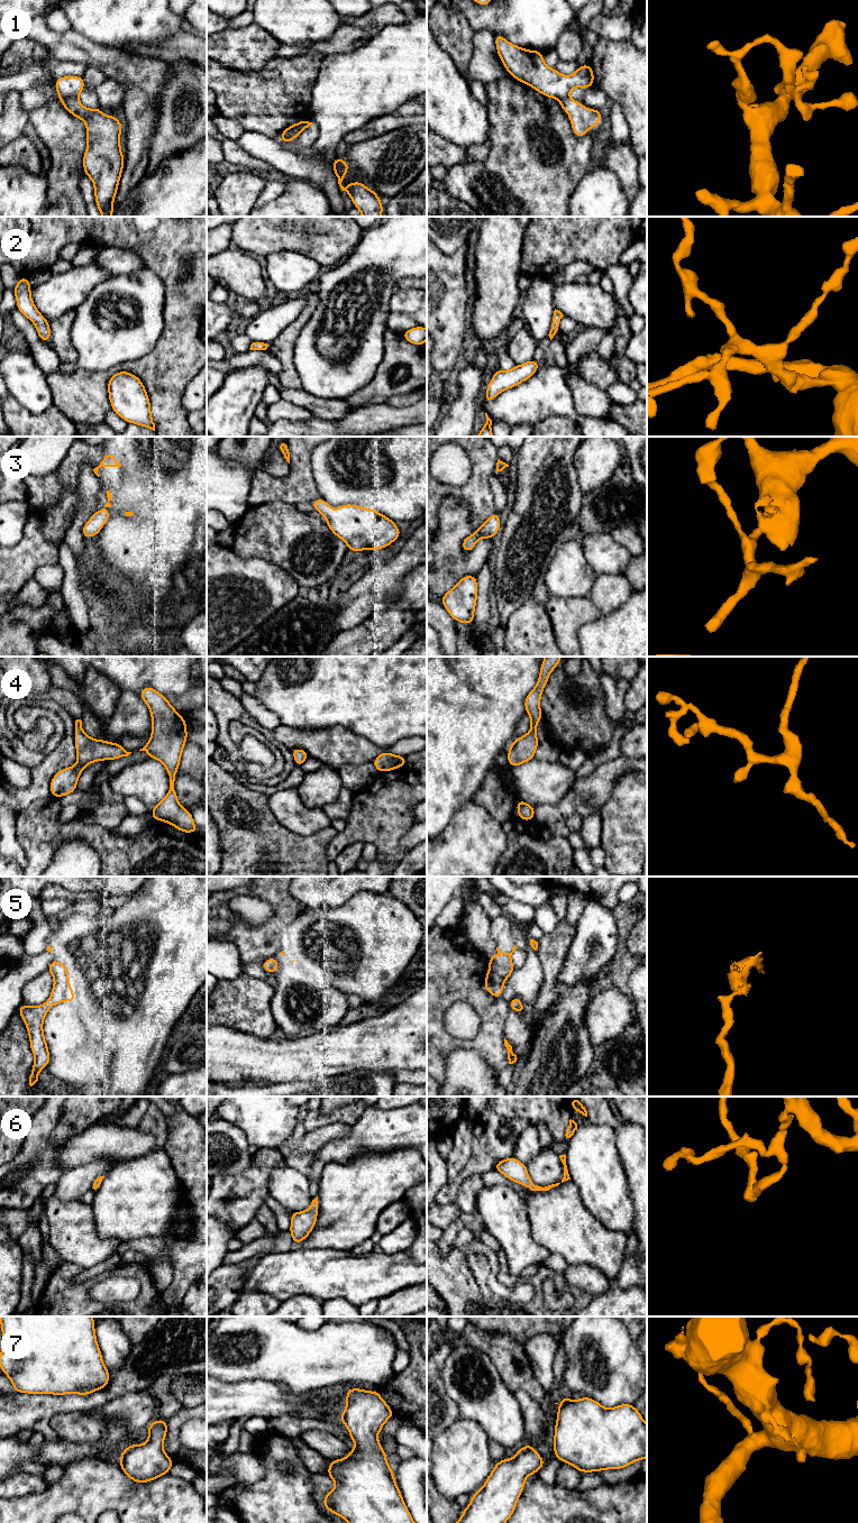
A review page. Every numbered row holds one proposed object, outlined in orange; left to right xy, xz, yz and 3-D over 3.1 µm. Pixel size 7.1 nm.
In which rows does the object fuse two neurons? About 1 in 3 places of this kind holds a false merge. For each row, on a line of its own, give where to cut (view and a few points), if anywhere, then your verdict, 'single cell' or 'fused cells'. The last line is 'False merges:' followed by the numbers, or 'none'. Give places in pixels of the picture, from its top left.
1: xy (60, 97), (75, 98) | fused cells
2: no cut | single cell
3: no cut | single cell
4: no cut | single cell
5: no cut | single cell
6: no cut | single cell
7: no cut | single cell
False merges: 1

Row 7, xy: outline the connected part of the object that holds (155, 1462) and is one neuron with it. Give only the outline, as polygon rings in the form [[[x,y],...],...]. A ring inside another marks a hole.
[[[155,1420],[148,1428],[148,1441],[130,1444],[120,1455],[122,1471],[138,1484],[148,1483],[168,1474],[173,1460],[165,1453],[163,1442],[167,1434],[167,1422]]]

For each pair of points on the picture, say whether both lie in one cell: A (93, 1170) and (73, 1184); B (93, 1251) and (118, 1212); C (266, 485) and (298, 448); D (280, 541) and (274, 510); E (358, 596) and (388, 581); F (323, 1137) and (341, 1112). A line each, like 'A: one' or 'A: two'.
A: one
B: two
C: one
D: one
E: one
F: two

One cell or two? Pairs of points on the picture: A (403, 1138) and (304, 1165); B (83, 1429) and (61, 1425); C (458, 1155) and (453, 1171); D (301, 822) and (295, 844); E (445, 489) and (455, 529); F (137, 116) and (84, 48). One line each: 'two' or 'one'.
A: two
B: one
C: one
D: two
E: two
F: one

